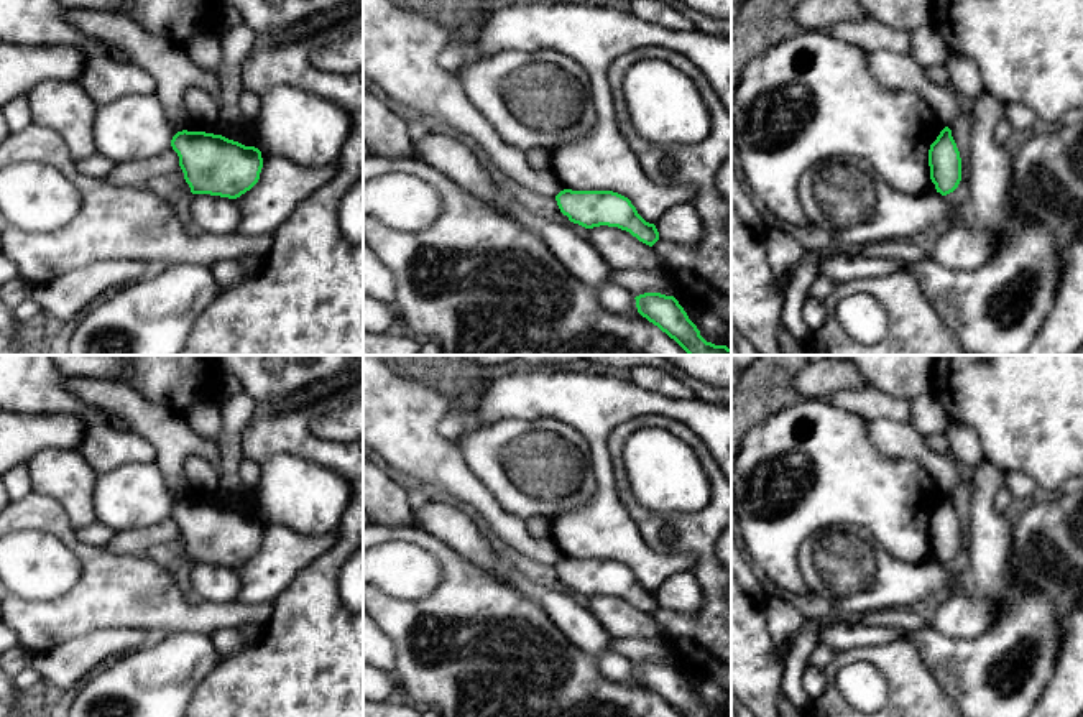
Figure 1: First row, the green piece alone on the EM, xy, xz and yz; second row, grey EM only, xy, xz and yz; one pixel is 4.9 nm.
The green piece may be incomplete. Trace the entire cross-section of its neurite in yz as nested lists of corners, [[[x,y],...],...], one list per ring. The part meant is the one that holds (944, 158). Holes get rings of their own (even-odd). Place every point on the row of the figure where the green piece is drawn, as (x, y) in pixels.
[[[948,127],[930,145],[929,166],[937,192],[947,196],[958,187],[961,181],[961,158]]]

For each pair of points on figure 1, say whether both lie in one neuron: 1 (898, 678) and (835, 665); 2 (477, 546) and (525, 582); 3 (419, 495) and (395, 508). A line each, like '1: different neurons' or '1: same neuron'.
1: same neuron
2: same neuron
3: different neurons

